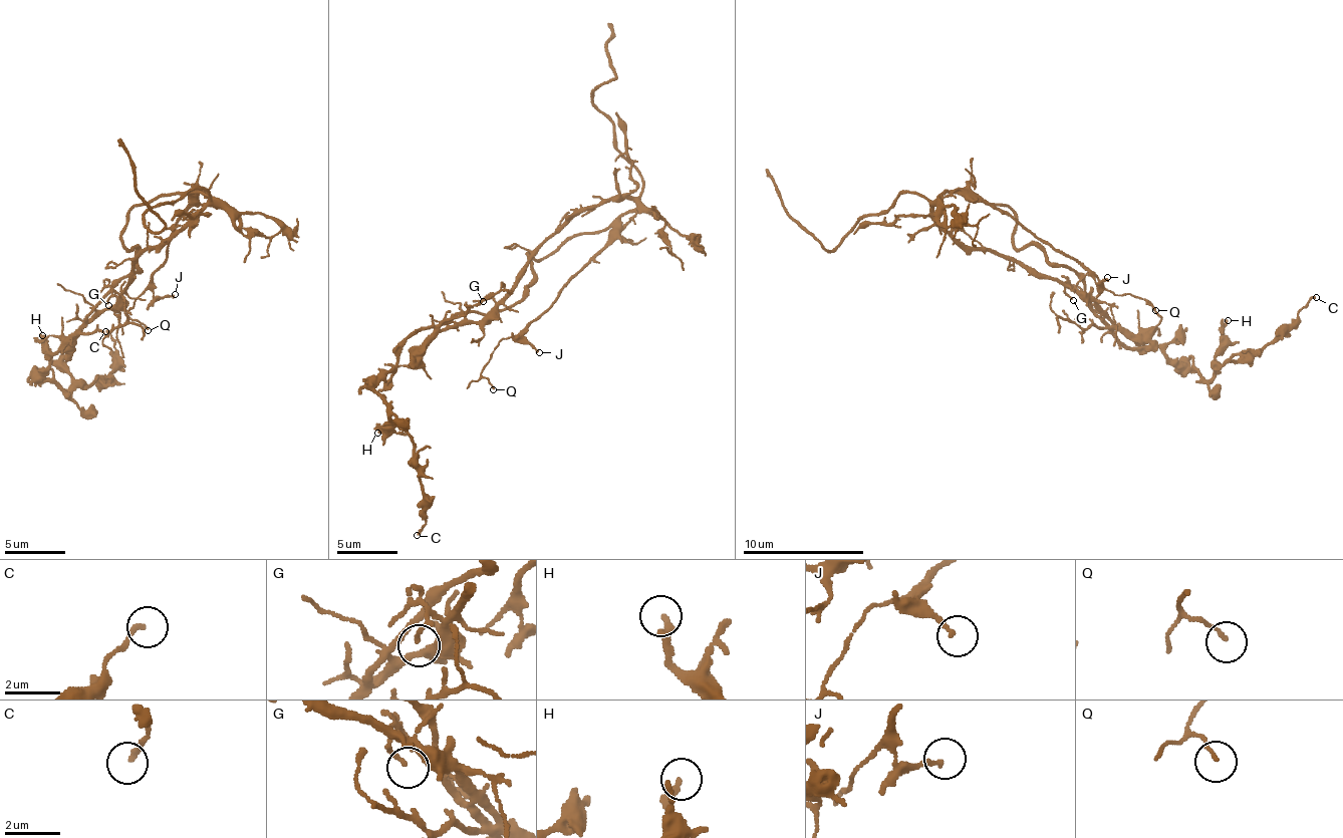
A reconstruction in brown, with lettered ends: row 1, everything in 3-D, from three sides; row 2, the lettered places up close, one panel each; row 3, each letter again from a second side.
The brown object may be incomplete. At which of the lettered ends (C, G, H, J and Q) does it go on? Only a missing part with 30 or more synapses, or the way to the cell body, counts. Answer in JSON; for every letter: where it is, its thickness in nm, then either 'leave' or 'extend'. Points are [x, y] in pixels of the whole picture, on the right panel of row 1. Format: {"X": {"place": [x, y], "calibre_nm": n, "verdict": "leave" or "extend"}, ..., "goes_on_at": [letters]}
{"C": {"place": [1316, 297], "calibre_nm": 170, "verdict": "leave"}, "G": {"place": [1073, 300], "calibre_nm": 140, "verdict": "leave"}, "H": {"place": [1228, 320], "calibre_nm": 240, "verdict": "leave"}, "J": {"place": [1107, 277], "calibre_nm": 180, "verdict": "leave"}, "Q": {"place": [1155, 310], "calibre_nm": 120, "verdict": "leave"}, "goes_on_at": []}

